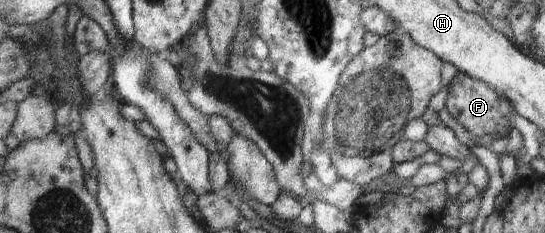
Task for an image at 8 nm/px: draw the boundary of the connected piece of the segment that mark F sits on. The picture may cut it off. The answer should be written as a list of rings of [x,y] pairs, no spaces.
[[[458,72],[452,79],[445,105],[447,111],[475,138],[491,133],[500,133],[499,137],[507,137],[511,130],[508,123],[514,114],[513,104],[508,99],[499,97],[497,91],[486,83],[473,79],[466,73]]]

